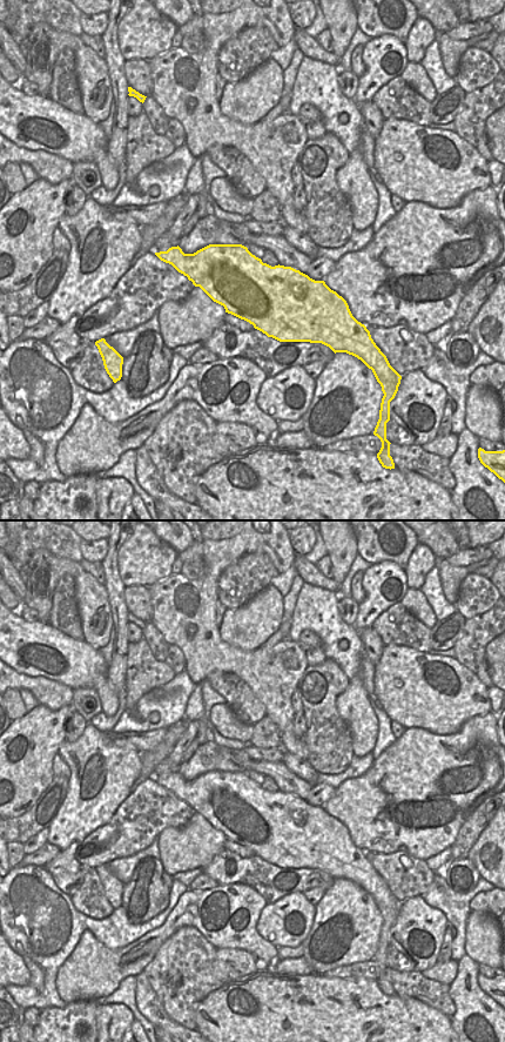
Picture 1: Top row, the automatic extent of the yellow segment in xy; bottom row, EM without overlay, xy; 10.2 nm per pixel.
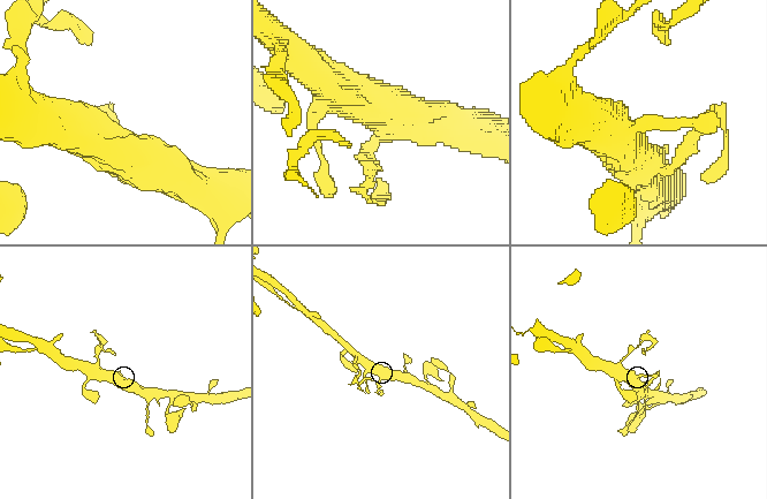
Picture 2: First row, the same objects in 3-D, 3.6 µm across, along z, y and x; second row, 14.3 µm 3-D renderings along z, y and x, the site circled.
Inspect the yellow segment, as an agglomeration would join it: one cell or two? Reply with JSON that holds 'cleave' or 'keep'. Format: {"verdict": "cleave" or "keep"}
{"verdict": "cleave"}

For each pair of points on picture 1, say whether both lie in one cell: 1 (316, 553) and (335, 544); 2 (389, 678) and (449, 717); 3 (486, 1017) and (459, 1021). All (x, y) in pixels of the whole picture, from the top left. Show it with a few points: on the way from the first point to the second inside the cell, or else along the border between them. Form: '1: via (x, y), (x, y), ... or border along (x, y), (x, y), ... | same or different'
1: border along (320, 532), (328, 553) | different
2: via (402, 690), (422, 690), (433, 701) | same
3: via (479, 1013), (473, 1012), (466, 1016) | same

